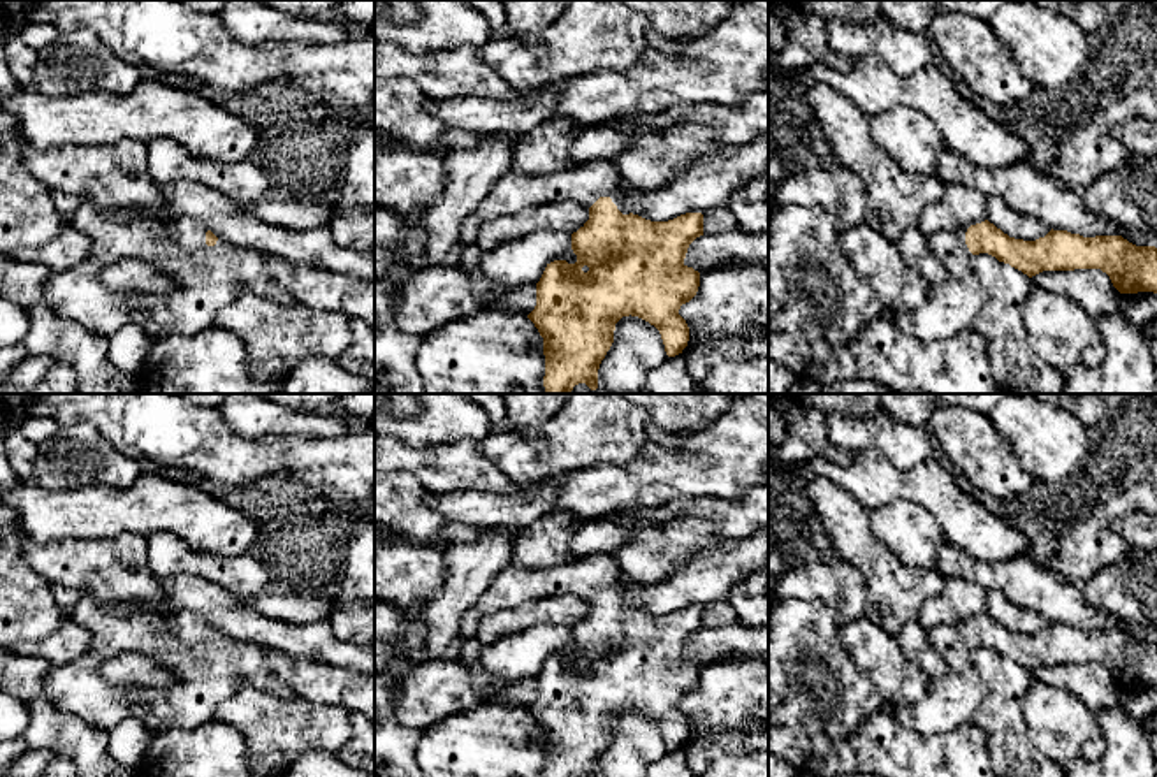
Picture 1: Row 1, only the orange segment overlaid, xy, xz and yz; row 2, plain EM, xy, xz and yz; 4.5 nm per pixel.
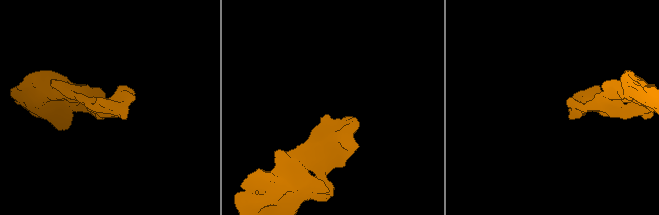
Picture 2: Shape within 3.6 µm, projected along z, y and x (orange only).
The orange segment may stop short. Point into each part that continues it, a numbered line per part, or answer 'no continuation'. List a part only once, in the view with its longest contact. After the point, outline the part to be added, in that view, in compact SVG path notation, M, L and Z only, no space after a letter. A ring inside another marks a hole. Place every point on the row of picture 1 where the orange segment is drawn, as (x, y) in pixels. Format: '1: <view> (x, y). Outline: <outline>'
1: xz (586, 183). Outline: M610 160L564 167L550 174L508 171L492 183L485 199L462 220L459 234L462 244L477 244L478 230L485 221L563 200L591 207L600 197L610 197L622 214L629 214L631 204L622 199L628 185Z

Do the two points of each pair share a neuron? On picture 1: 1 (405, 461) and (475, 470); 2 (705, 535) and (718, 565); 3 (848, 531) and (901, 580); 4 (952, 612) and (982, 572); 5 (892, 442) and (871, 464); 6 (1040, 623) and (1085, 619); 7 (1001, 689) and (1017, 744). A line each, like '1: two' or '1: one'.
1: one
2: two
3: one
4: two
5: two
6: two
7: one

